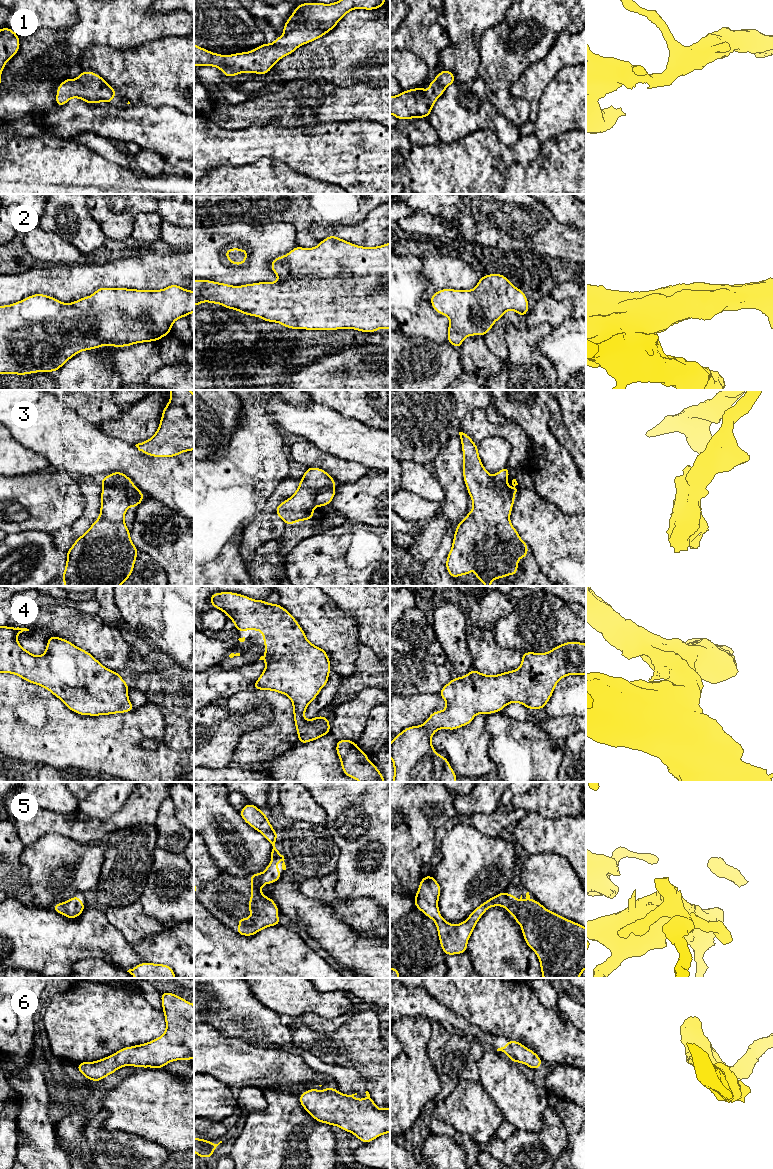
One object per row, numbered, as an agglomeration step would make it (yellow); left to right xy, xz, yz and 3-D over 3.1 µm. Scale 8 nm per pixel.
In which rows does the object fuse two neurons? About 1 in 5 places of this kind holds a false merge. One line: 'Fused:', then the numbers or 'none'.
Fused: none

